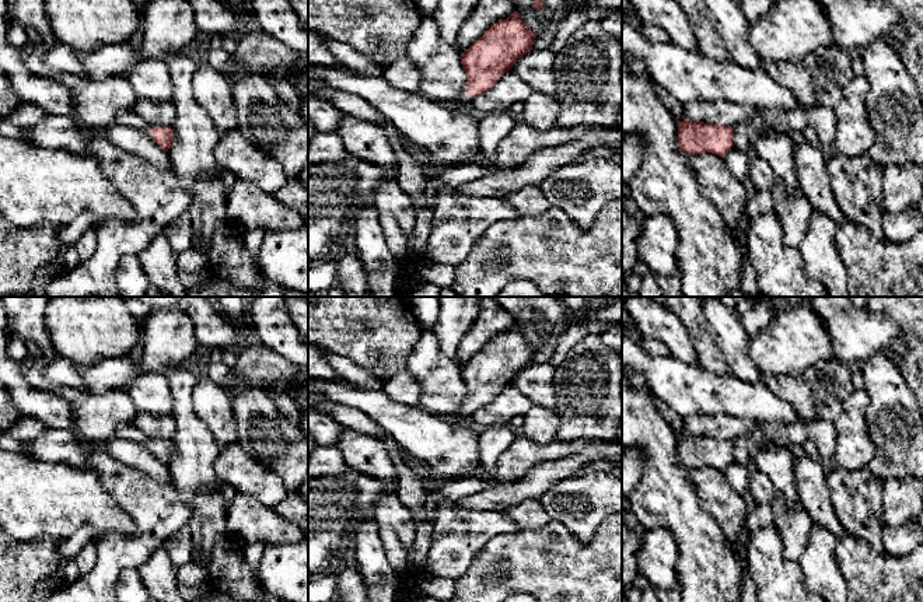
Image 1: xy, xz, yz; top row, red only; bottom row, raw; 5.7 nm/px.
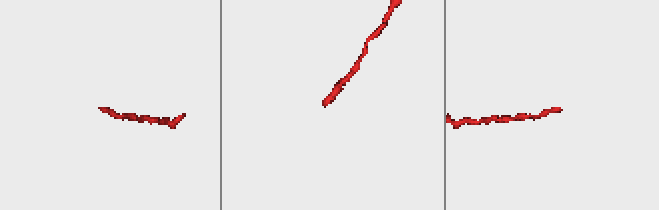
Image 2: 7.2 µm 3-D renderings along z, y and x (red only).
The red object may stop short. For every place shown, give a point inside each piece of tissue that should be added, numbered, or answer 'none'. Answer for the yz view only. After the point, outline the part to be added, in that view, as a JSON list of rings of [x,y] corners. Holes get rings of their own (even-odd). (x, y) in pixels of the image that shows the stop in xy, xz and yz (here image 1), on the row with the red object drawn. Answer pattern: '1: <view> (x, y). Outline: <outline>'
none

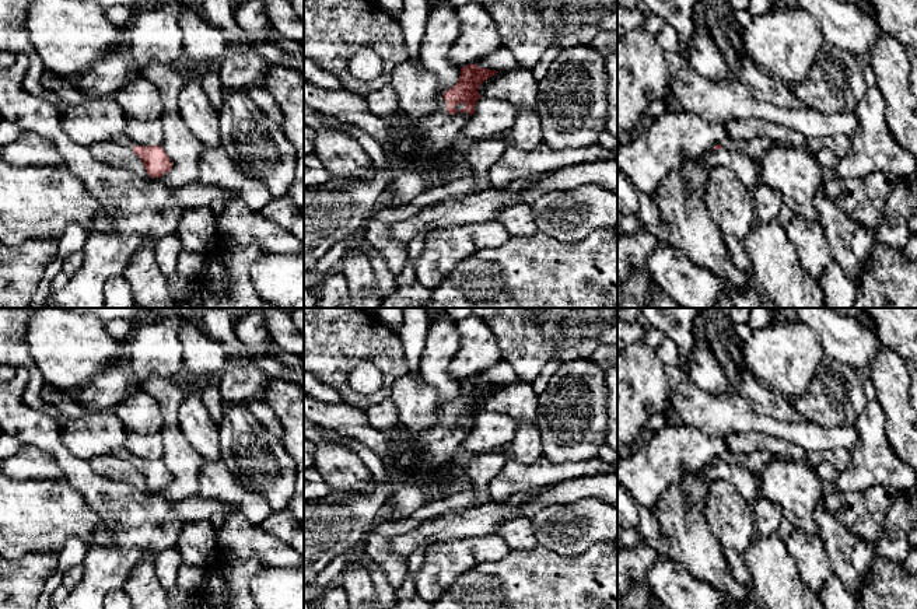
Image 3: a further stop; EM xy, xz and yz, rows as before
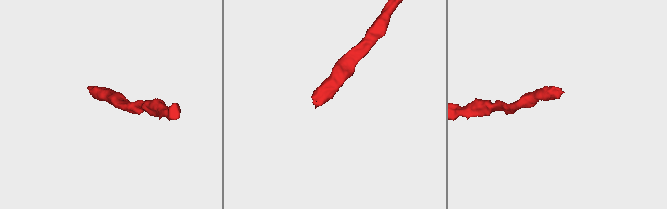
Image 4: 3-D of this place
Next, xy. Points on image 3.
none

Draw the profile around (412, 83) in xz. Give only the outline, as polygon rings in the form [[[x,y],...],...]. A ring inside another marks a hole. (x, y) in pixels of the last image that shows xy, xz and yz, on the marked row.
[[[419,57],[409,59],[389,74],[399,106],[413,119],[447,108],[442,94],[437,91],[435,77],[421,66]]]

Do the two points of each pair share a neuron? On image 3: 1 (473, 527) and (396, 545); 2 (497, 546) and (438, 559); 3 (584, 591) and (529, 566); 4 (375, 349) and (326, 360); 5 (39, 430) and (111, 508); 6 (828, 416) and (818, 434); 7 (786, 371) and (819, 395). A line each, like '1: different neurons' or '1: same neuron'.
1: same neuron
2: same neuron
3: same neuron
4: same neuron
5: same neuron
6: different neurons
7: different neurons

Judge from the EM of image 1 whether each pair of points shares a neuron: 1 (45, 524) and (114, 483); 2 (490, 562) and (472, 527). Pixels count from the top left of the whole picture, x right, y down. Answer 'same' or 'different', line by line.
1: different
2: different

